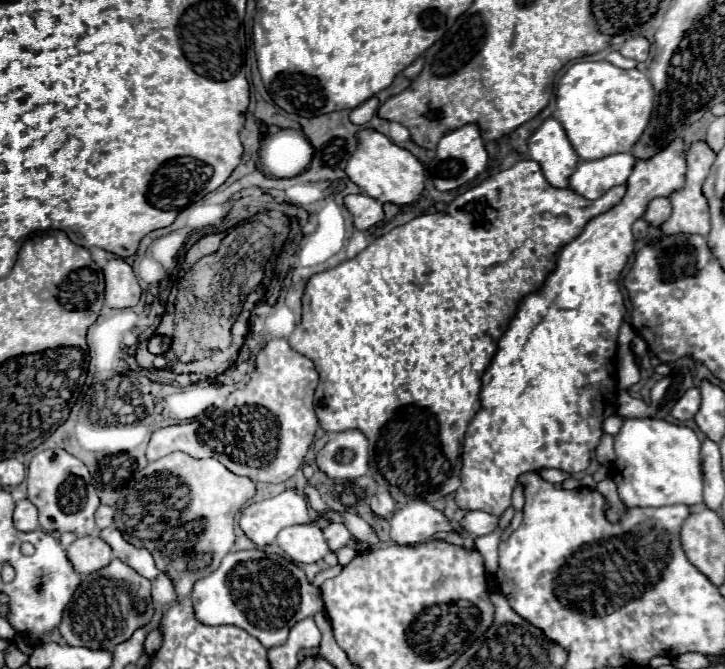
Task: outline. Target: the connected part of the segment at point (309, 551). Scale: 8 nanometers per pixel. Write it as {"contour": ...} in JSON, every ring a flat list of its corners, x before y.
{"contour":[[295,524,287,526,277,534,277,546,295,562,295,564,311,564,321,560,329,546,323,538,323,532,317,524]]}

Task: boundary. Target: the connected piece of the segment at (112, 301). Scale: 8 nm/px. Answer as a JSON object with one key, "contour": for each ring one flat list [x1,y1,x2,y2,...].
{"contour":[[113,258,103,268,105,274,105,306,109,308,129,308,139,302,141,288,123,258]]}

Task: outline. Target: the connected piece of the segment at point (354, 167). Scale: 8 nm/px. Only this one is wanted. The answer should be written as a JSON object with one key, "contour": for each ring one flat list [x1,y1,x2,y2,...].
{"contour":[[371,128,359,130,355,138,357,138,357,150,347,160,351,182,355,182,371,198,377,198,381,202,413,204,421,198,423,184,425,184,425,168,411,152,407,152,405,148,399,148,387,136]]}

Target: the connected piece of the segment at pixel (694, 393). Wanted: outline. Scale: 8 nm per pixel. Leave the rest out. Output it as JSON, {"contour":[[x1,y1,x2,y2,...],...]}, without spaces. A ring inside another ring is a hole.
{"contour":[[693,386,693,388,689,388,689,390,675,402,675,406,671,408,671,414,673,414,673,418,677,418,677,420,683,422,683,420,693,418,693,416,697,414,699,406,701,406,701,394,699,394,699,390]]}

